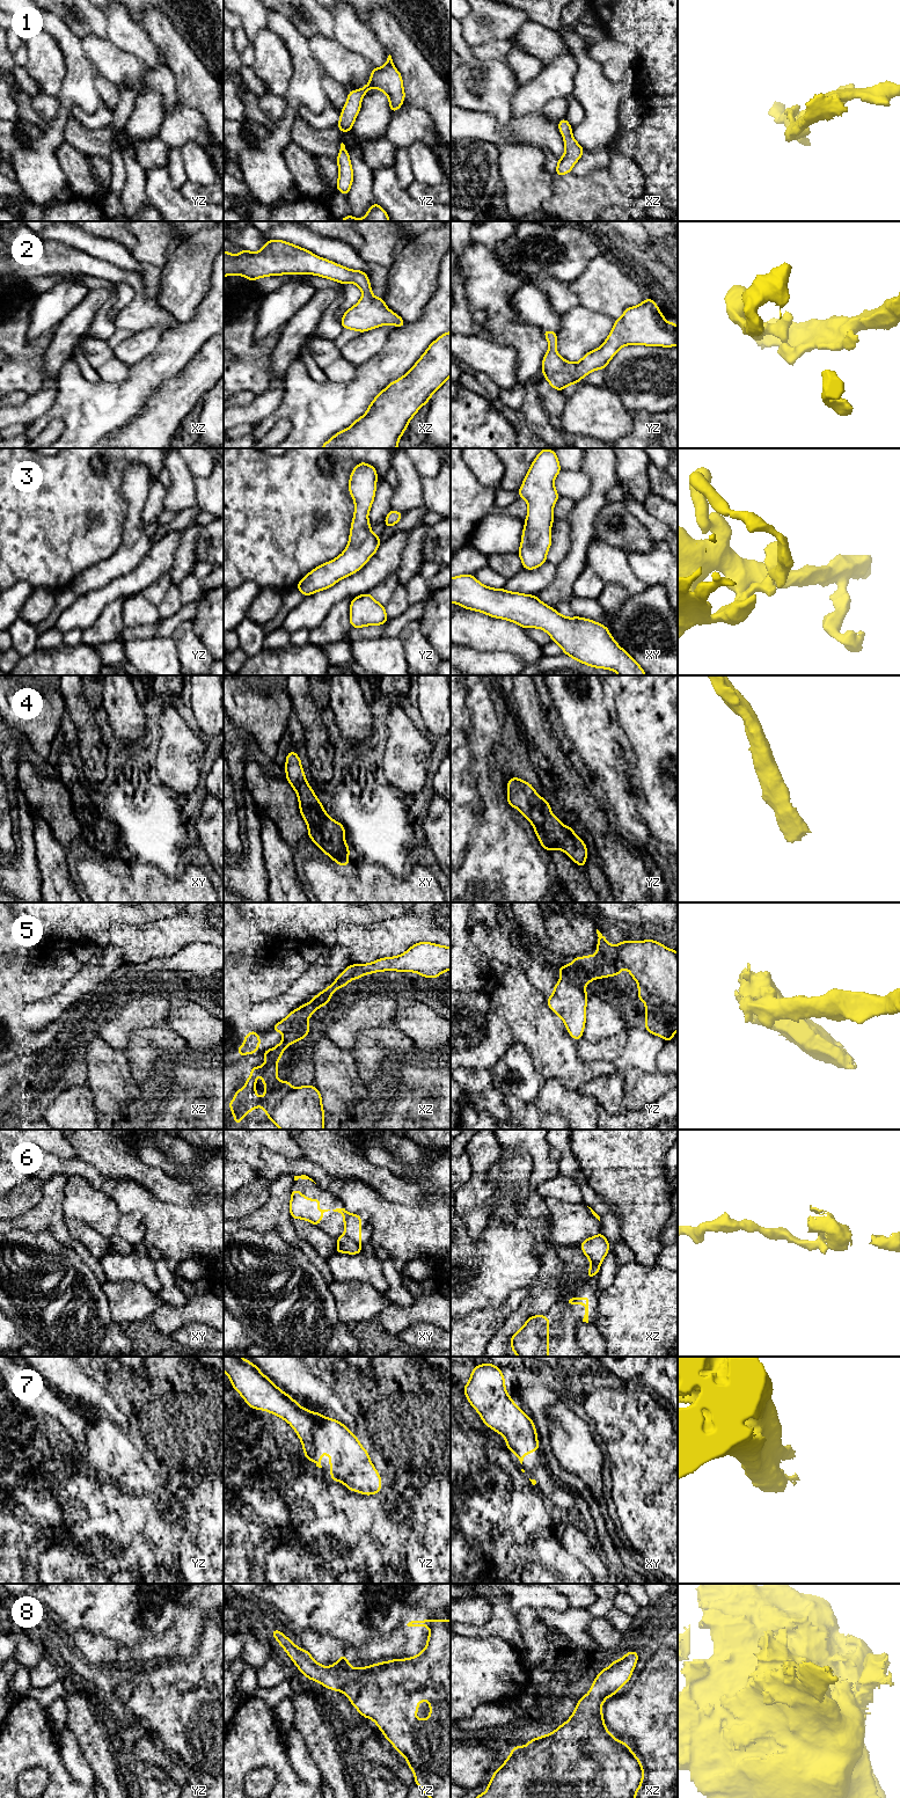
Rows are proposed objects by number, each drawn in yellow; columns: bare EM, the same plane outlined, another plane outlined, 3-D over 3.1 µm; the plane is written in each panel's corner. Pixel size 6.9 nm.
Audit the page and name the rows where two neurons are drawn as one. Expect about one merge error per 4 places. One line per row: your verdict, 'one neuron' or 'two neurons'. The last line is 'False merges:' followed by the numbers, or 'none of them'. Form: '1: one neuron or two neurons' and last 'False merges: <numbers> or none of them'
1: one neuron
2: one neuron
3: one neuron
4: one neuron
5: two neurons
6: two neurons
7: one neuron
8: one neuron
False merges: 5, 6

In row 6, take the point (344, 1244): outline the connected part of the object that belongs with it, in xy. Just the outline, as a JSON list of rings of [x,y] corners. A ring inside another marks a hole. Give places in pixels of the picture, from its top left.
[[[345,1236],[337,1237],[337,1248],[335,1254],[345,1252],[349,1255],[357,1255],[361,1251],[361,1245],[352,1241],[351,1238],[347,1238]]]

